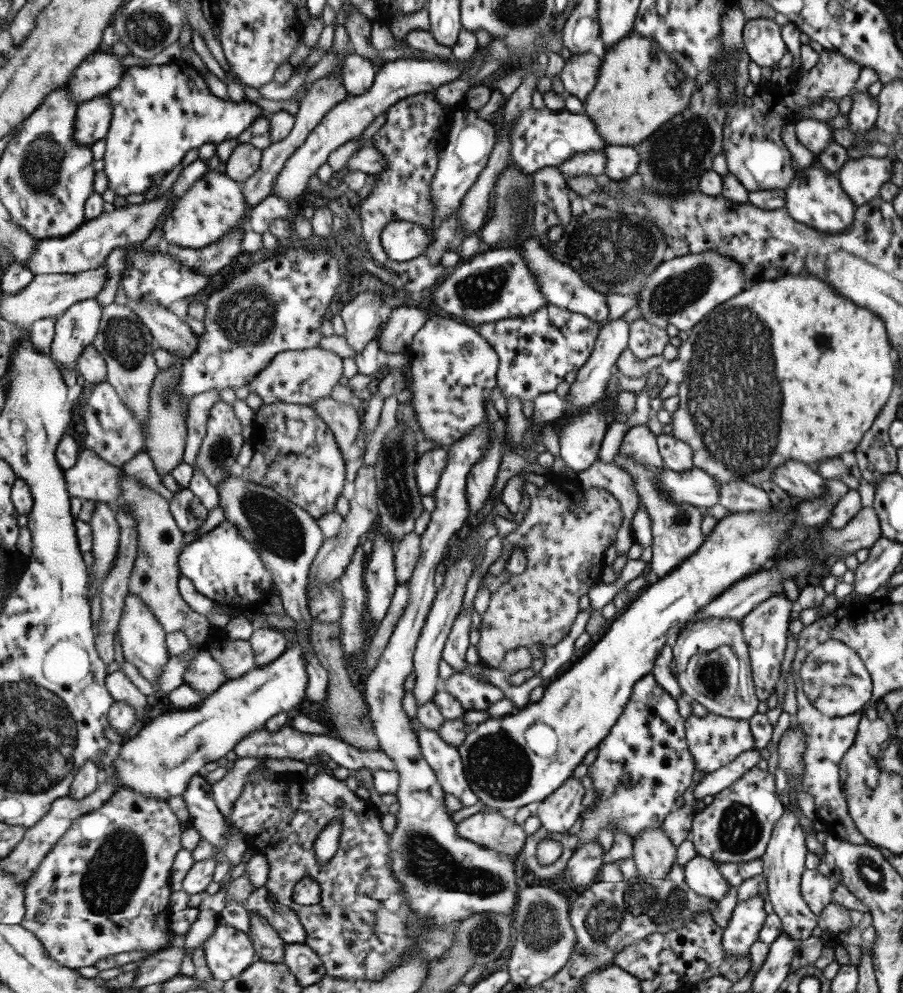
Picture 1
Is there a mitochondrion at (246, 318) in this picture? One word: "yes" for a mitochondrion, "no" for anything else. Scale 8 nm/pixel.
yes

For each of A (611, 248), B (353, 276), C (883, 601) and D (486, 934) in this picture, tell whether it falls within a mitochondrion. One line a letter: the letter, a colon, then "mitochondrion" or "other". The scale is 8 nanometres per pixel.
A: mitochondrion
B: other
C: other
D: mitochondrion

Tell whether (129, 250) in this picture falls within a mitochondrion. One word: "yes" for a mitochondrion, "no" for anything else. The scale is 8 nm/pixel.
no

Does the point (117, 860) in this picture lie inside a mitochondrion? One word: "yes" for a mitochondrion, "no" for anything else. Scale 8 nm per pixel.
yes

